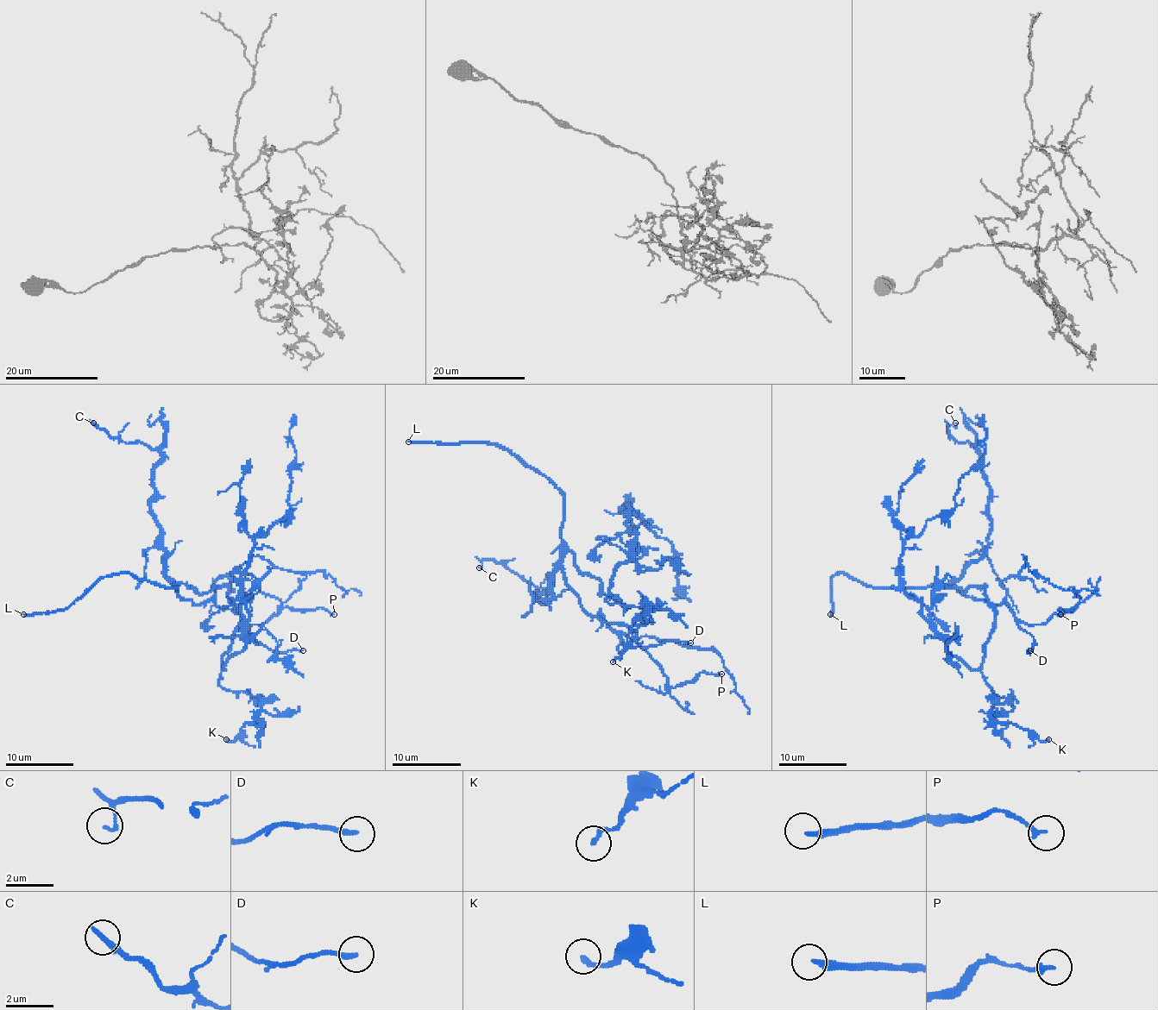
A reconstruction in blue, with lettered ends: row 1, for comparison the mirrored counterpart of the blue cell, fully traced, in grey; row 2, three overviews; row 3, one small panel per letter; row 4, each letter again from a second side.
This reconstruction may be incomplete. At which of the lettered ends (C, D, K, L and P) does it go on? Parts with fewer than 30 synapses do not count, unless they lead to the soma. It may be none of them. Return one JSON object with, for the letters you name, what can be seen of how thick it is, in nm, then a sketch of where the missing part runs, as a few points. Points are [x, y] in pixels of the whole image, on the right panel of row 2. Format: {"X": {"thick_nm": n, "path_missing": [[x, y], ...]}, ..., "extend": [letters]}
{"L": {"thick_nm": 220, "path_missing": [[830, 614], [828, 621], [820, 619], [825, 614], [821, 609], [861, 602]]}, "extend": ["L"]}

